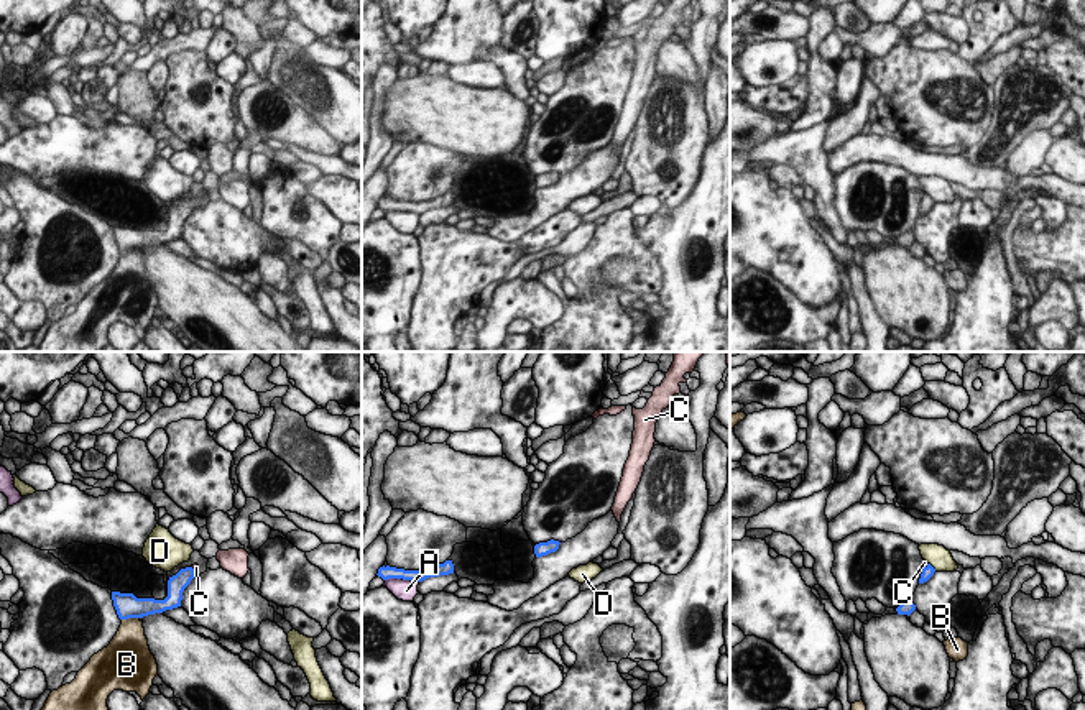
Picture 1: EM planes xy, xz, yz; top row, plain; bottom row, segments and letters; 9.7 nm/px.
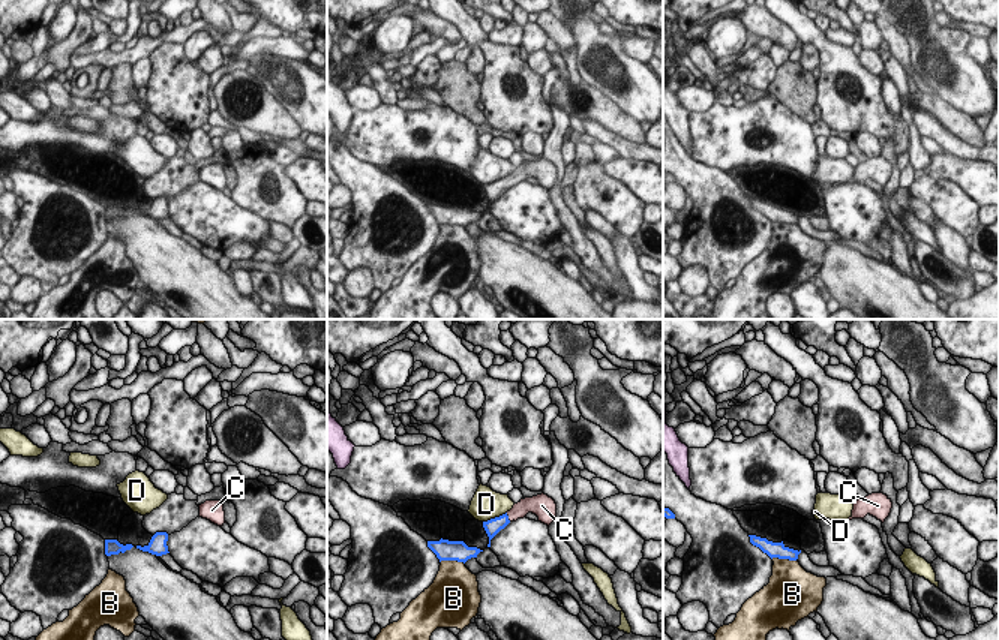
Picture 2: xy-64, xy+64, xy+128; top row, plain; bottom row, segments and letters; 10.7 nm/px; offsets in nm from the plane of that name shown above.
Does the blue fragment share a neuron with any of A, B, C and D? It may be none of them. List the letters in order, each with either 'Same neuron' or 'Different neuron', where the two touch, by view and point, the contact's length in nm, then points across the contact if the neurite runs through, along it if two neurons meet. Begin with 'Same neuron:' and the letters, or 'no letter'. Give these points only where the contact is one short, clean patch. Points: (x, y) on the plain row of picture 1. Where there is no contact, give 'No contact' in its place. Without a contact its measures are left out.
Same neuron: C
A: Different neuron. Touches blue at xz (401, 209). Shared border 340 nm. Boundary: xz (385, 211), (418, 214)
B: Different neuron. Touches blue at xy (130, 248). Shared border 180 nm. Boundary: xy (138, 248), (122, 252)
C: Same neuron. Touches blue at xy (193, 201). Shared border 70 nm. Path across: xy (176, 216), (193, 201), (196, 199)
D: Different neuron. Touches blue at yz (932, 199). Shared border 130 nm. Boundary: yz (928, 194), (936, 202)

